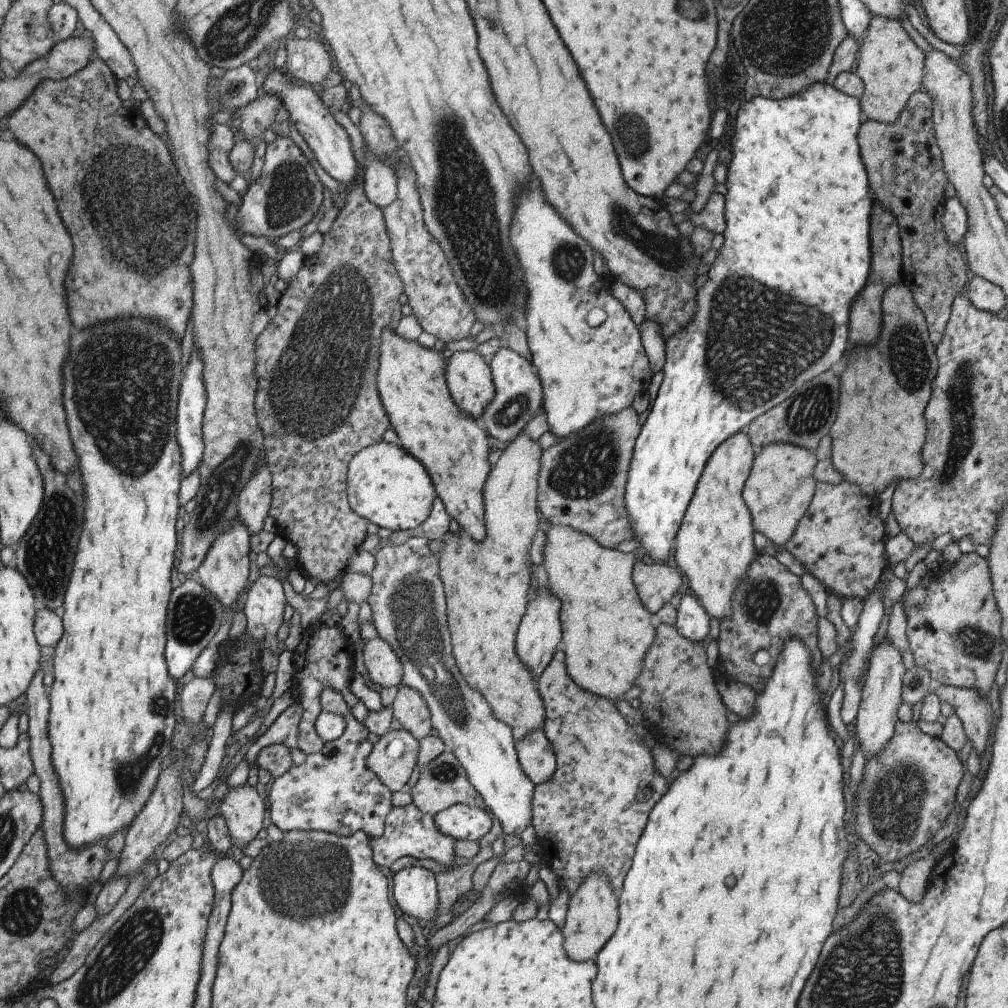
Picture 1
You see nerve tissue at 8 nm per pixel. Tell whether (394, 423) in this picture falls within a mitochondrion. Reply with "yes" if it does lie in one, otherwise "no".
no

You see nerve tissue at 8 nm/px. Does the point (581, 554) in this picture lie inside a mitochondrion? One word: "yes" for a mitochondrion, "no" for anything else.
no

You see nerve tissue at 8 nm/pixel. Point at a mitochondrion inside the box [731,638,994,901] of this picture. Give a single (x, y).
(894, 802)

